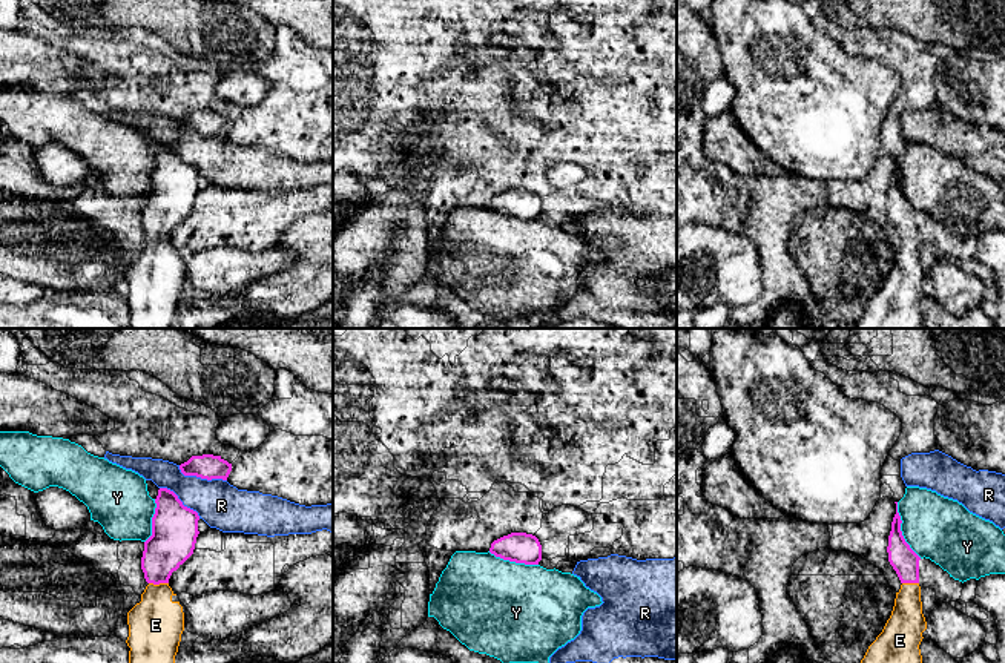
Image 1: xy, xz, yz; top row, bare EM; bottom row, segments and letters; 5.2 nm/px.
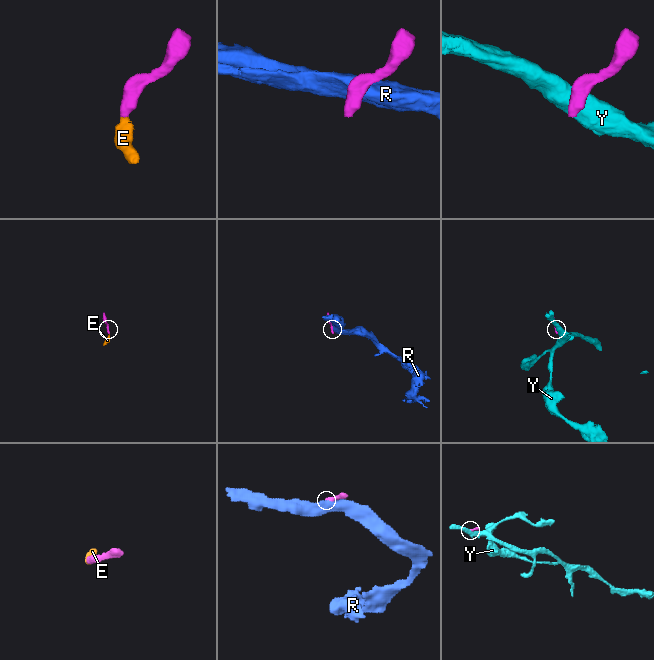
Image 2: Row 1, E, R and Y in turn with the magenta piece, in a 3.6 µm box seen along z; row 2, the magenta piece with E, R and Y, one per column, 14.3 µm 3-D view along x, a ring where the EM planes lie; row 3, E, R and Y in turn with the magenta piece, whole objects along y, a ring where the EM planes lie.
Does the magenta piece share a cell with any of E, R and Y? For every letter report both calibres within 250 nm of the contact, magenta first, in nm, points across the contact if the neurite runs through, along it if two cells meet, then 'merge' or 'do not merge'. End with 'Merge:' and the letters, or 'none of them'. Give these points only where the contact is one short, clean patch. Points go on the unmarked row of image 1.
E: calibres 240 and 280 nm; merge
R: calibres 130 and 240 nm; border xy (178, 122), (184, 131), (226, 137); do not merge
Y: calibres 140 and 340 nm; border yz (896, 158), (901, 191), (921, 214); do not merge
Merge: E

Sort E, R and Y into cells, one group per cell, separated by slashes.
E / R / Y

